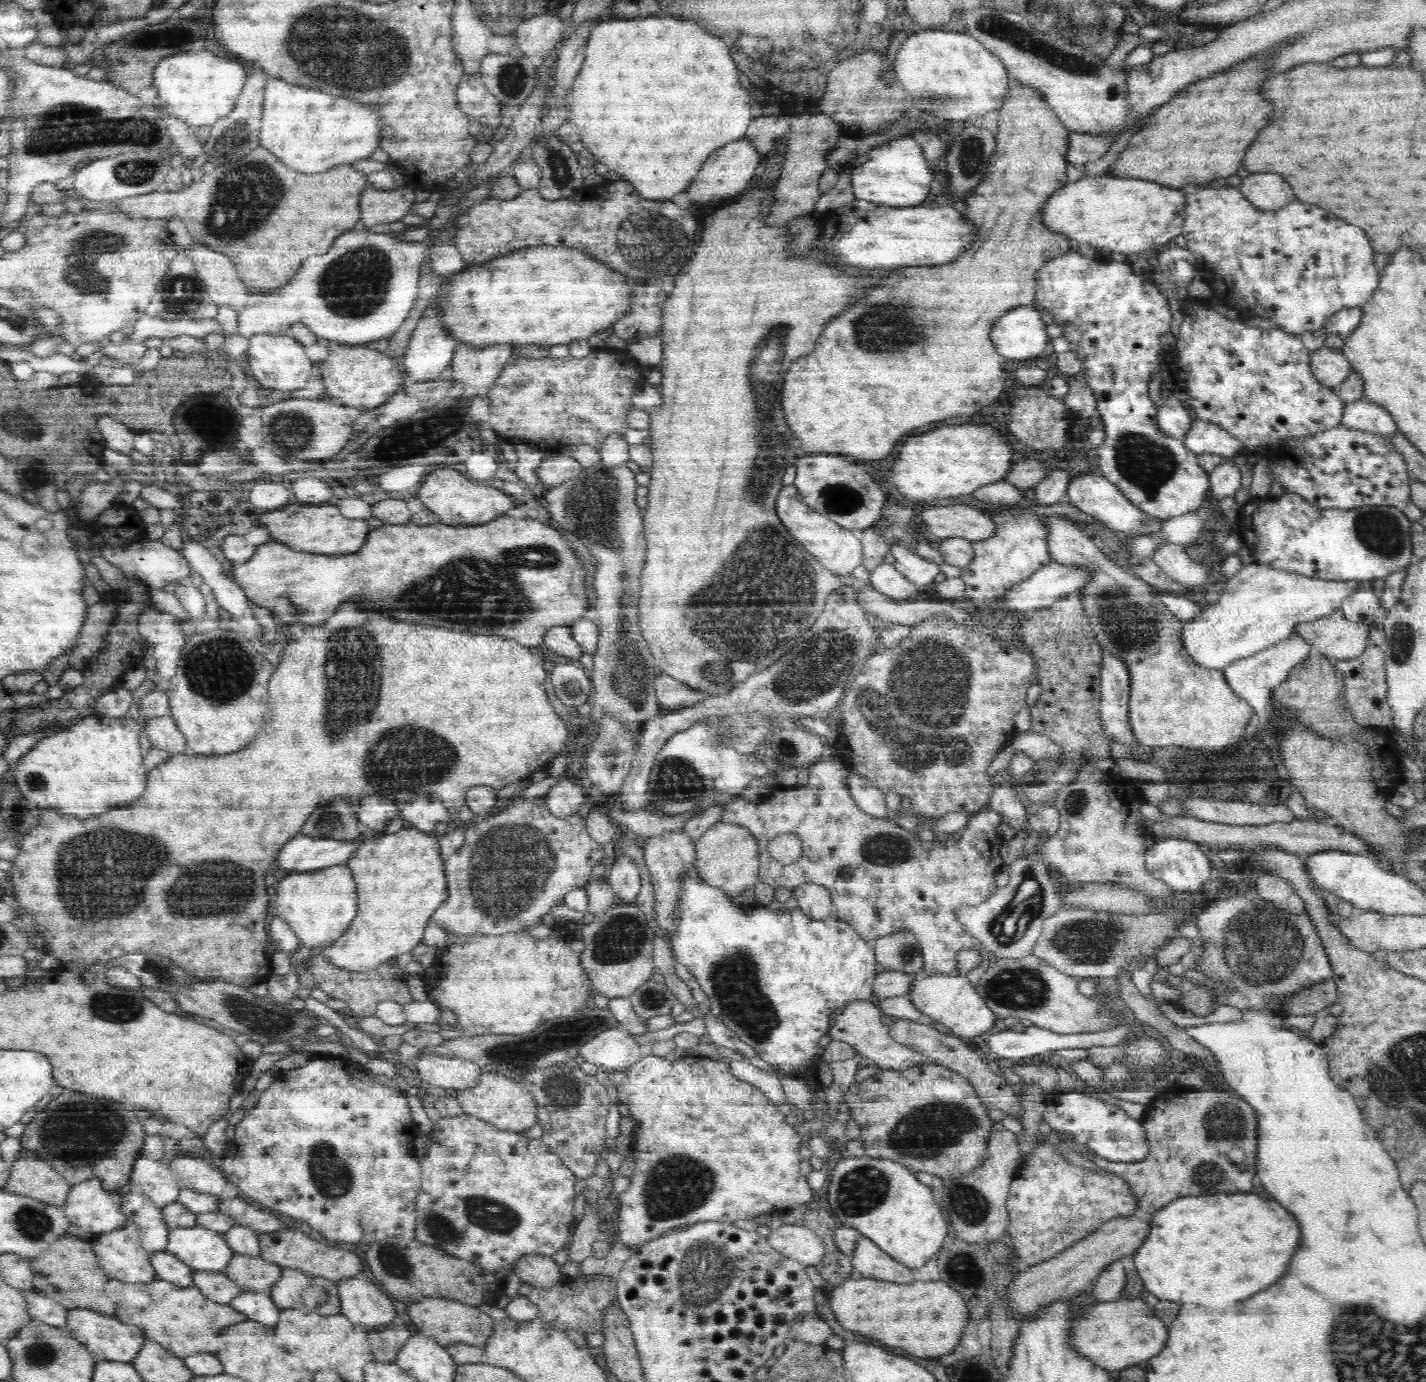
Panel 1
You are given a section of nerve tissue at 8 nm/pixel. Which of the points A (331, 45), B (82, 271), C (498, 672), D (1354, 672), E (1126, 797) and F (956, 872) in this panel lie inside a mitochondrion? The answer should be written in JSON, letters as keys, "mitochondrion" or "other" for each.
{"A":"mitochondrion","B":"mitochondrion","C":"other","D":"other","E":"other","F":"other"}

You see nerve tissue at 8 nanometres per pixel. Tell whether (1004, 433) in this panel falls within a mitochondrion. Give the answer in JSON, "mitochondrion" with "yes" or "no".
{"mitochondrion":"no"}

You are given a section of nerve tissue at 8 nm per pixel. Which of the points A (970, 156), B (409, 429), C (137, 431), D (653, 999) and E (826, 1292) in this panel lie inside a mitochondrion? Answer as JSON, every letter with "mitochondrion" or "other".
{"A":"mitochondrion","B":"mitochondrion","C":"other","D":"mitochondrion","E":"other"}

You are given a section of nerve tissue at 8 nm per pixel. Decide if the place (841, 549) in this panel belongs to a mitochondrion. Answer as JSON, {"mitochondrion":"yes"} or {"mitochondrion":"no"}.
{"mitochondrion":"no"}

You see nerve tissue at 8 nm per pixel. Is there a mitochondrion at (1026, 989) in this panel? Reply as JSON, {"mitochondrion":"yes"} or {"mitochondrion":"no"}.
{"mitochondrion":"yes"}

